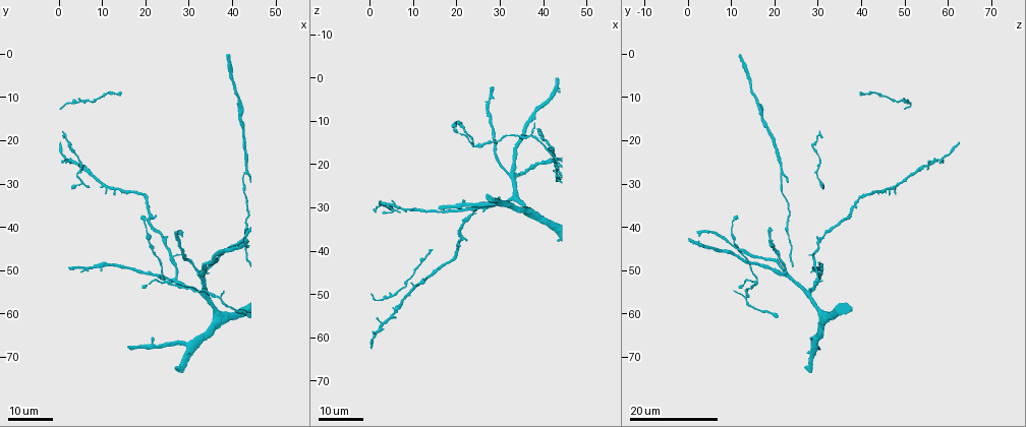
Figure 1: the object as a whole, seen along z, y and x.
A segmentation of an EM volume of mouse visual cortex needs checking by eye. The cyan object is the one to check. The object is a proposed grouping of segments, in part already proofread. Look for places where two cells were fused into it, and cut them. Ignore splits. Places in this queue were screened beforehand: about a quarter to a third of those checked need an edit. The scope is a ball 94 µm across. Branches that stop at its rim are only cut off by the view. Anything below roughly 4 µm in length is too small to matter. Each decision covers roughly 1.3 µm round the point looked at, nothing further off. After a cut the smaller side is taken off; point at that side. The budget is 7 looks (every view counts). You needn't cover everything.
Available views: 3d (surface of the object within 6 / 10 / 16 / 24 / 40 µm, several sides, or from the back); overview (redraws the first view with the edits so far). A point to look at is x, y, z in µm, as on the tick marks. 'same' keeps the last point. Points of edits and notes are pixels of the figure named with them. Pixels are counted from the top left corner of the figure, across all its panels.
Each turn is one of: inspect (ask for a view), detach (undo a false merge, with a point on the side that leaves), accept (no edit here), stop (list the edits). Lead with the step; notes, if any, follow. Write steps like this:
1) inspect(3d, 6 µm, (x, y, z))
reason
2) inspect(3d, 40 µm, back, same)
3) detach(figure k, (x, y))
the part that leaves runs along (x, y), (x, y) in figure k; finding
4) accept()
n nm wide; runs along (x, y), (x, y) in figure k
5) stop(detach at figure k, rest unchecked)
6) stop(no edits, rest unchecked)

inspect(3d, 16 µm, (43.0, 40.5, 23.0))

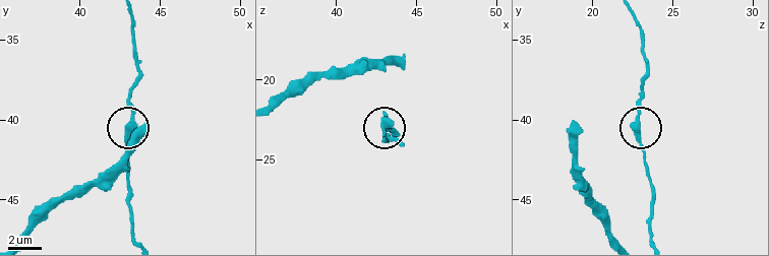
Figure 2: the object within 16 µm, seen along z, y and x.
inspect(3d, 10 µm, (43.2, 40.4, 22.7))

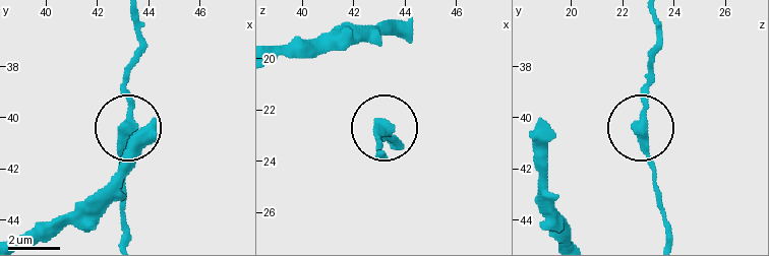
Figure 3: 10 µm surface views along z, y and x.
inspect(3d, 10 µm, back, (43.1, 40.3, 22.5))

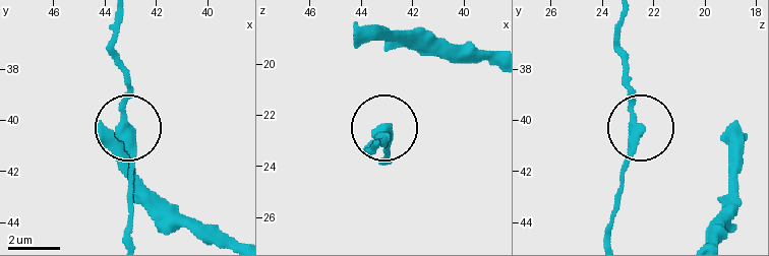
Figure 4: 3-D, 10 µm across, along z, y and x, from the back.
accept()
all the same cell

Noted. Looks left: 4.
inspect(3d, 24 µm, (24.5, 53.0, 15.5))
three-way junction

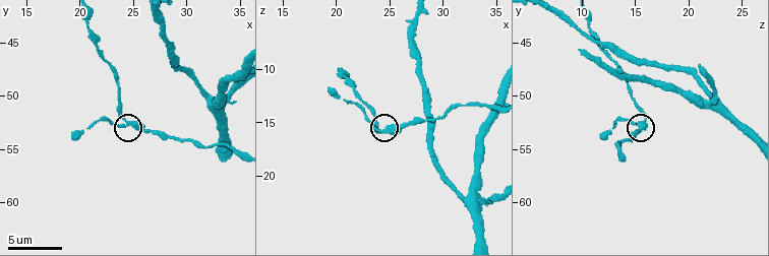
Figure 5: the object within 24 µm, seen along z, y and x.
inspect(3d, 6 µm, (24.4, 52.4, 15.8))

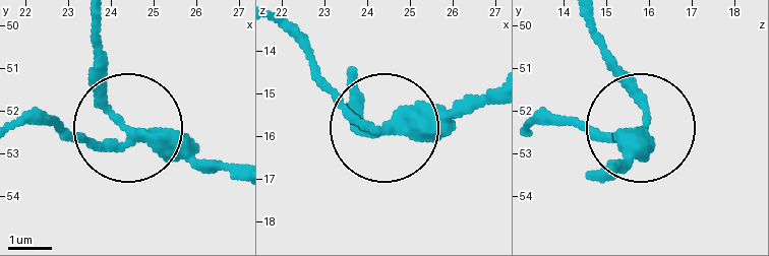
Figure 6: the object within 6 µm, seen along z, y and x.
accept()
290 nm wide; one cell here

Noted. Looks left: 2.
inspect(3d, 16 µm, (2.0, 25.0, 57.0))
branch point

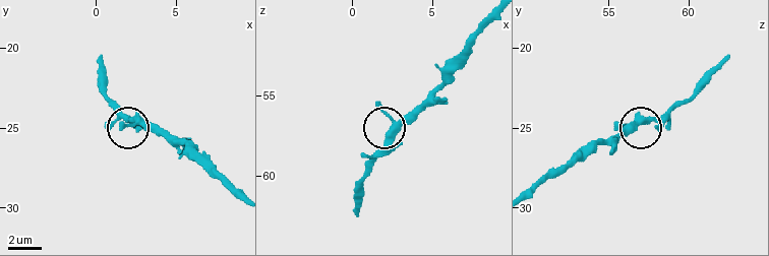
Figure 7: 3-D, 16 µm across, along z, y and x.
inspect(3d, 10 µm, (2.5, 24.5, 56.9))

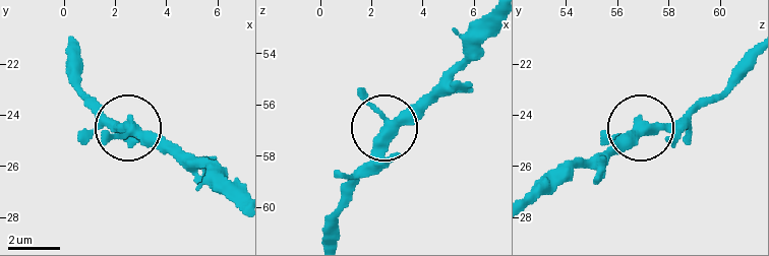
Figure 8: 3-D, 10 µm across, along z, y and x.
accept()
3 arms; runs along (237, 195), (204, 165), (178, 161), (139, 140), (96, 110) in figure 8; one cell here

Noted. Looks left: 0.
stop(no edits, rest unchecked)

